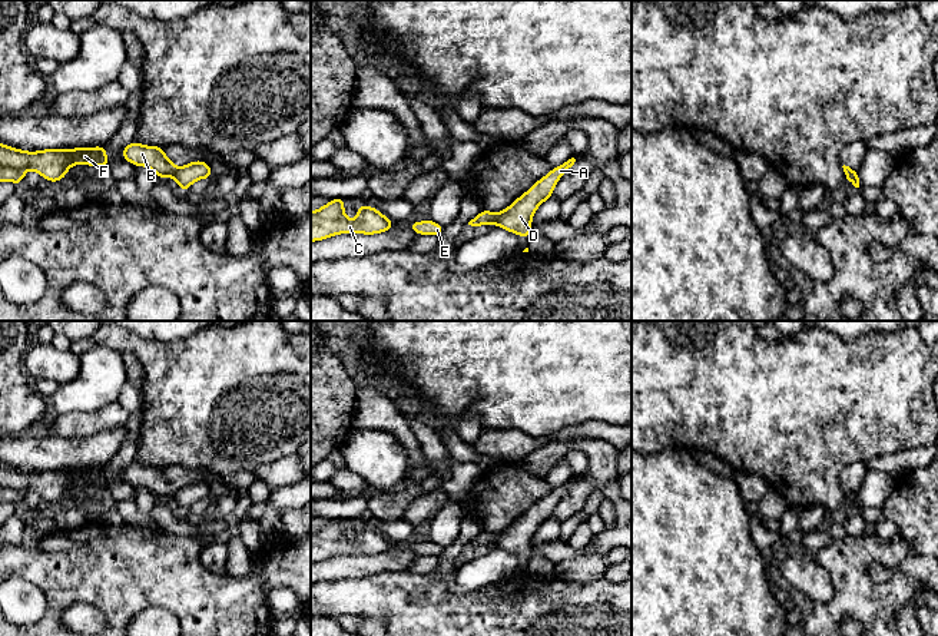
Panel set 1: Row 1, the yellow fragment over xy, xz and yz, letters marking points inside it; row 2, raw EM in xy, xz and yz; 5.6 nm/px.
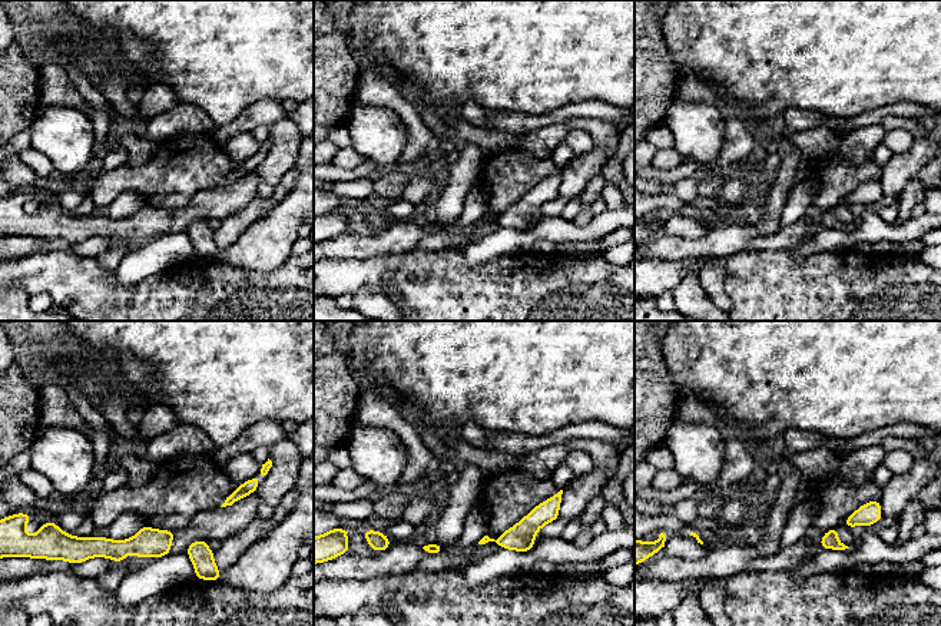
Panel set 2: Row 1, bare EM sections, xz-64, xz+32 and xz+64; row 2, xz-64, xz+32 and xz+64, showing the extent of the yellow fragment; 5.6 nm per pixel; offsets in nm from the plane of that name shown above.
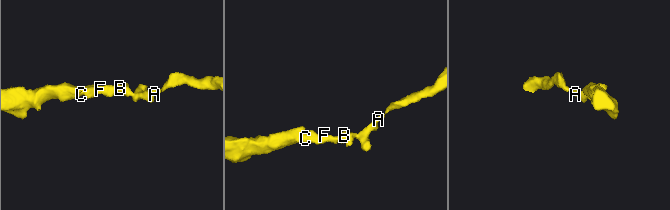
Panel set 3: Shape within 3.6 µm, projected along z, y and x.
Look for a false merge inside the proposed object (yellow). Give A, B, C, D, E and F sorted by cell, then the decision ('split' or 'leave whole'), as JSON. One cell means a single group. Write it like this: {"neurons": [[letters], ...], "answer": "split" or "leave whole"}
{"neurons": [["A", "D"], ["B", "C", "E", "F"]], "answer": "split"}

